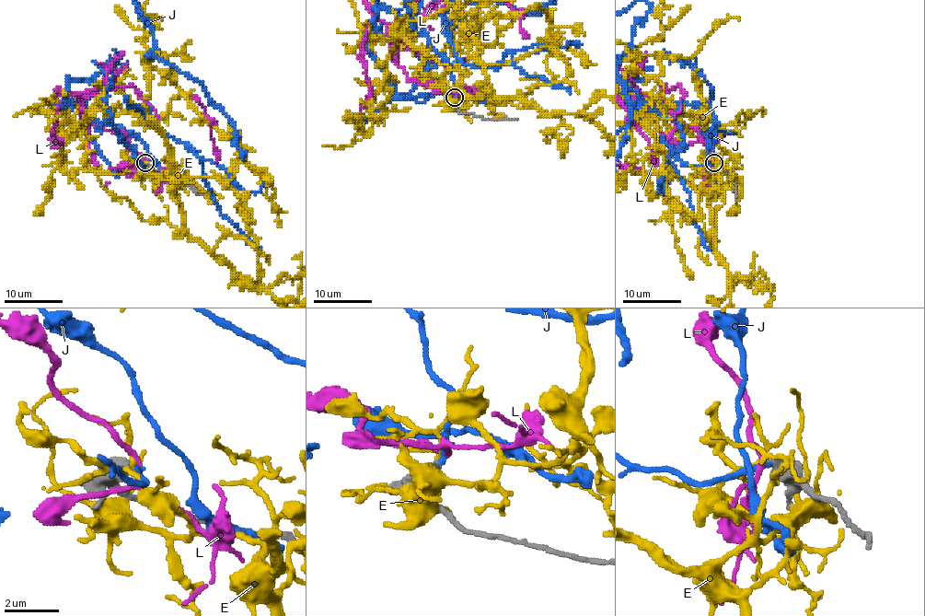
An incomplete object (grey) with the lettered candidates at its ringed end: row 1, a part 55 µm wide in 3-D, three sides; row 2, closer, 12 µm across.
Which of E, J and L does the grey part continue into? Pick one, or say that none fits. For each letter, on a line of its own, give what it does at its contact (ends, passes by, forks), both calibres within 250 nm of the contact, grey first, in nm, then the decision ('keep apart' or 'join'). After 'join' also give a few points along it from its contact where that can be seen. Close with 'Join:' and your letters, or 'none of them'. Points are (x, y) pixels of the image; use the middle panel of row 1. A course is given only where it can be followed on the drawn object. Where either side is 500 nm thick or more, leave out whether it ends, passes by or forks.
E: it forks there; 460 nm thick on the grey side, 120 nm on the other; keep apart
J: 550 nm thick on the grey side, 200 nm on the other; join
L: it forks there; 400 nm thick on the grey side, 150 nm on the other; keep apart
Join: J

